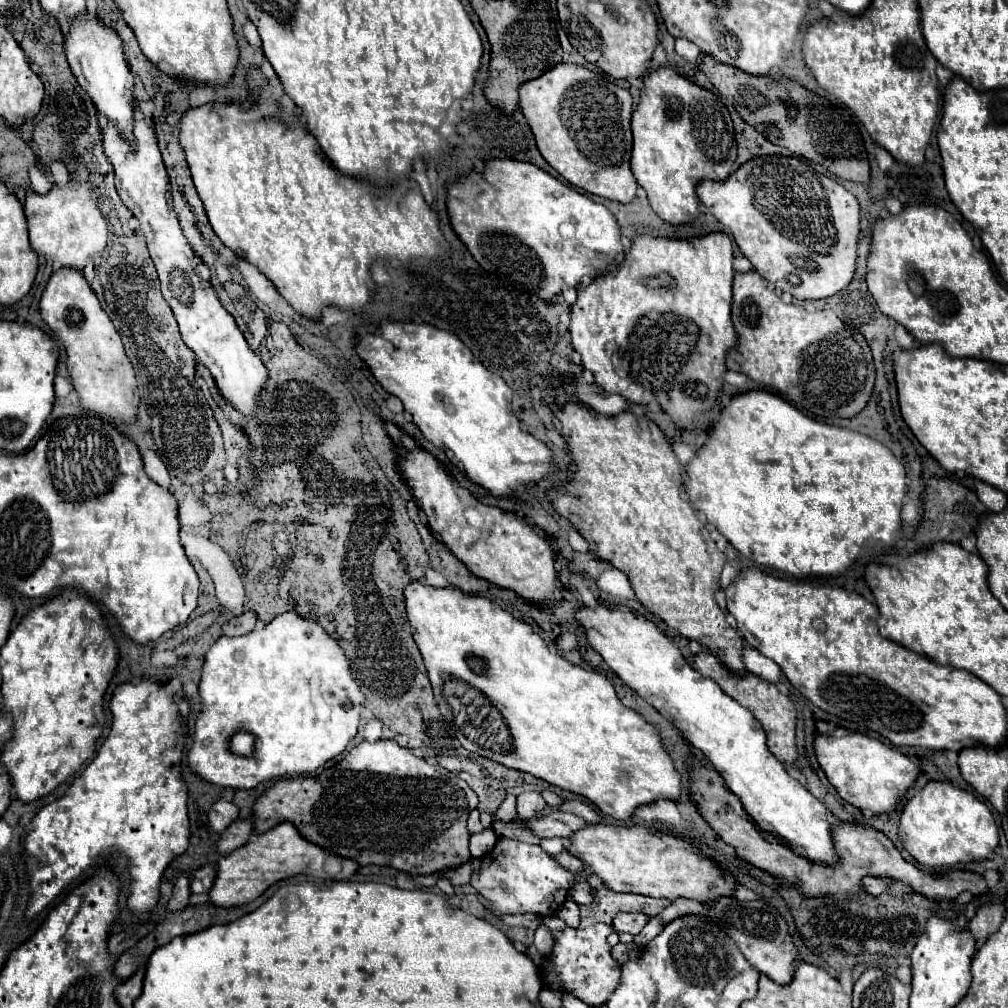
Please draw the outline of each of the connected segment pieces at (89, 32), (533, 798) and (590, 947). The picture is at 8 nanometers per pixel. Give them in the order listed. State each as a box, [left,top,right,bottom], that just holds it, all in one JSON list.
[[64,17,134,139],[518,791,546,817],[540,923,620,1007]]

